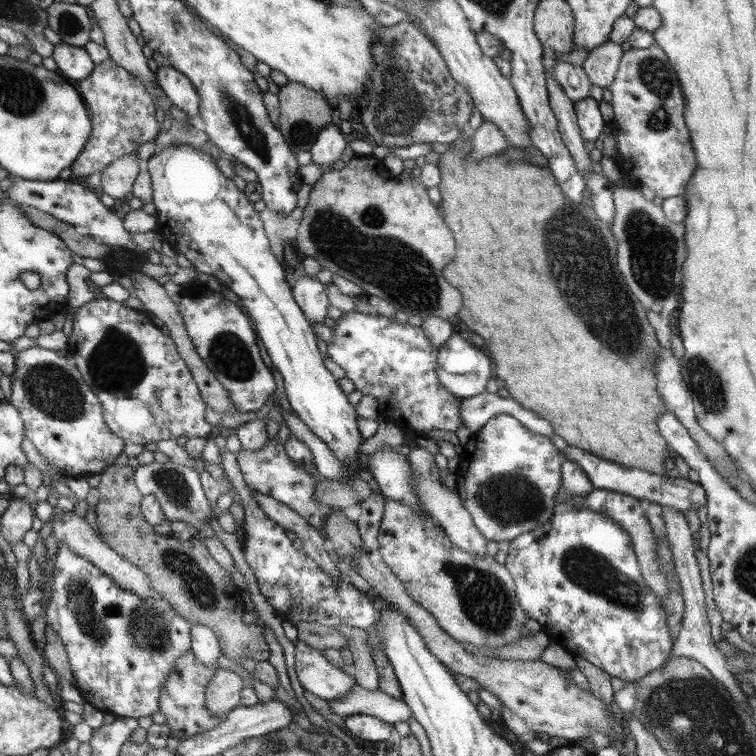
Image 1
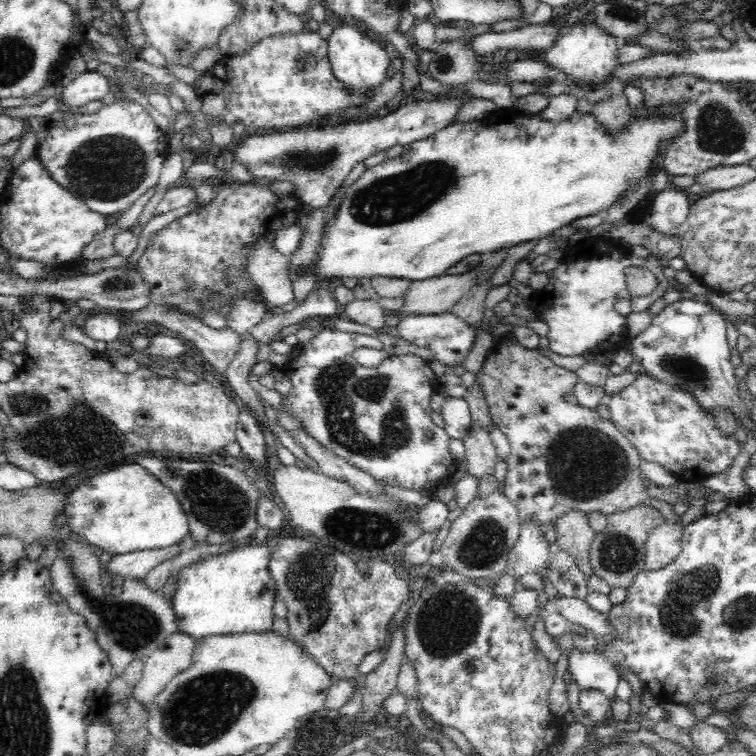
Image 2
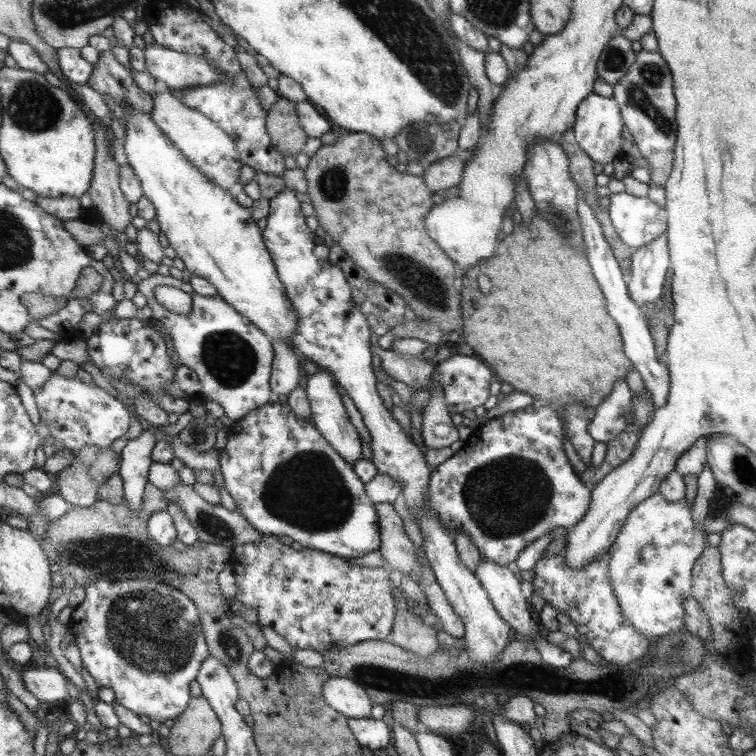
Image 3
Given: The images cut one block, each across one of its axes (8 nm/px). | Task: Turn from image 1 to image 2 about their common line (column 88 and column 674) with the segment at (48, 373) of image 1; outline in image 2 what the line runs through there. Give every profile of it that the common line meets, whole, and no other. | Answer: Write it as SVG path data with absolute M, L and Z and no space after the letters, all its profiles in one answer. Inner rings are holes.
M639 374L626 388L613 393L606 399L610 417L608 420L636 448L640 457L647 462L662 466L670 472L673 479L686 484L700 483L712 474L723 472L740 452L740 446L734 438L722 438L716 422L698 407L697 400L690 392L682 388L670 387L670 384L658 383L646 374Z

